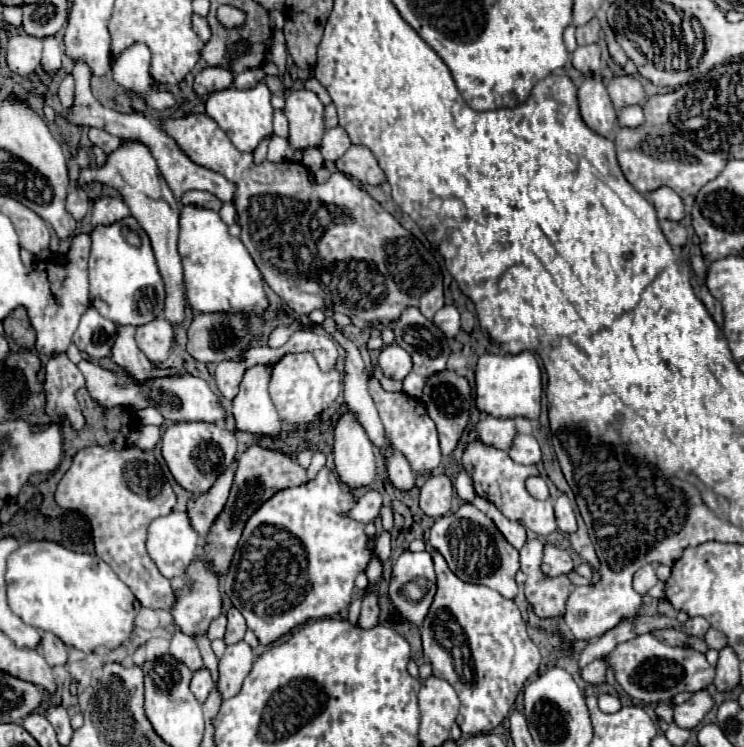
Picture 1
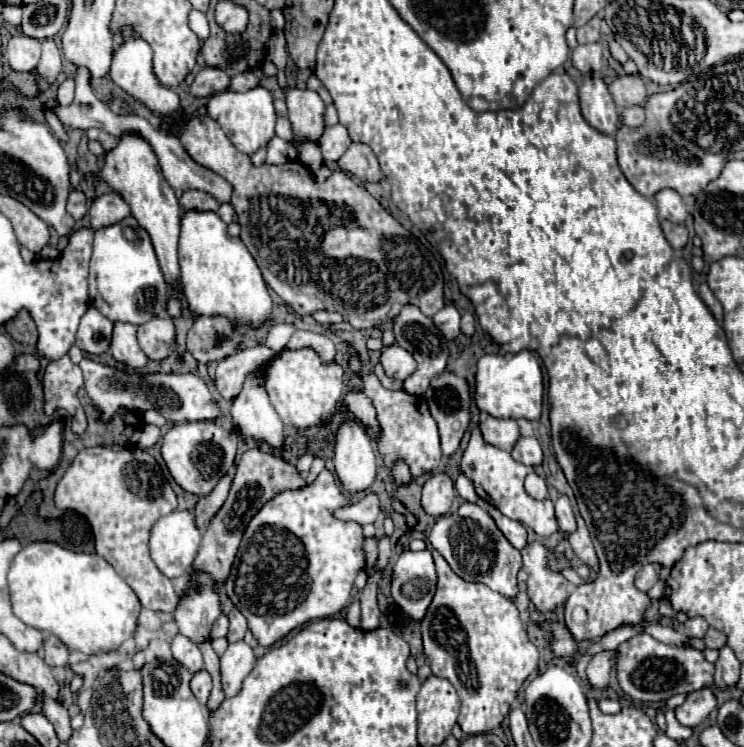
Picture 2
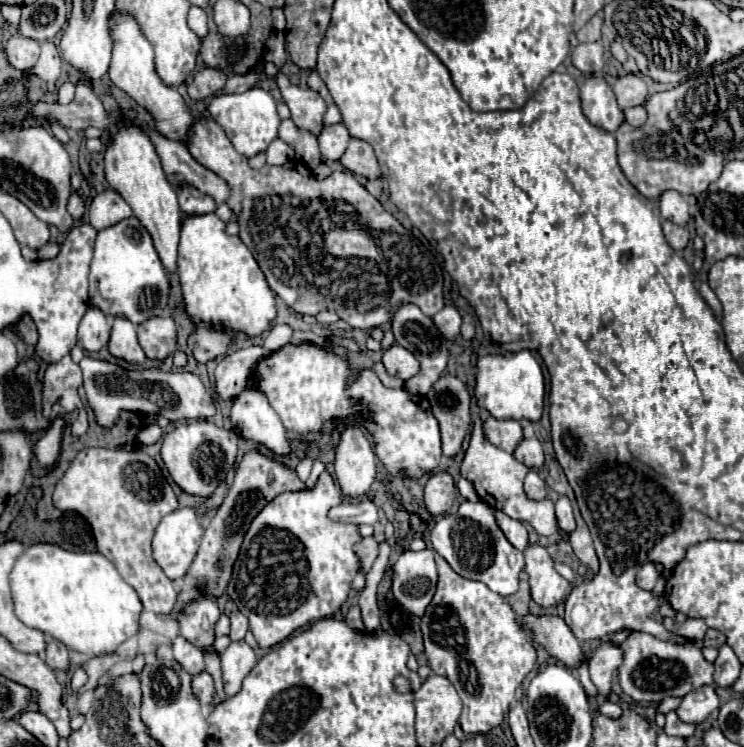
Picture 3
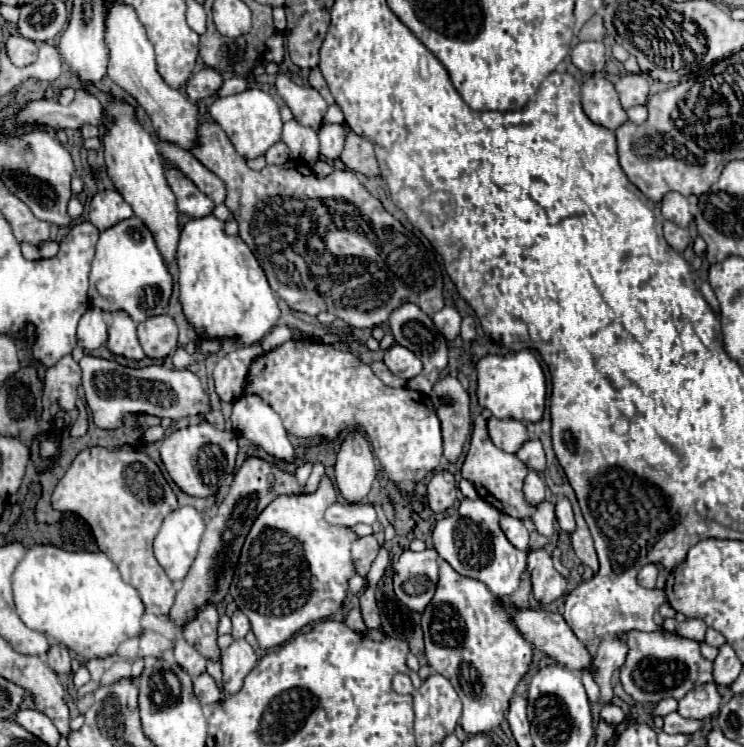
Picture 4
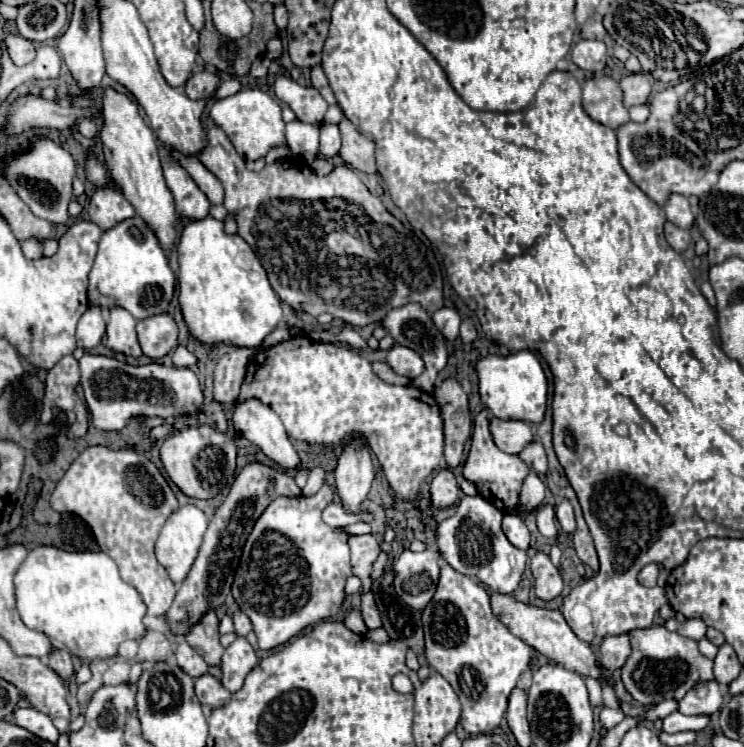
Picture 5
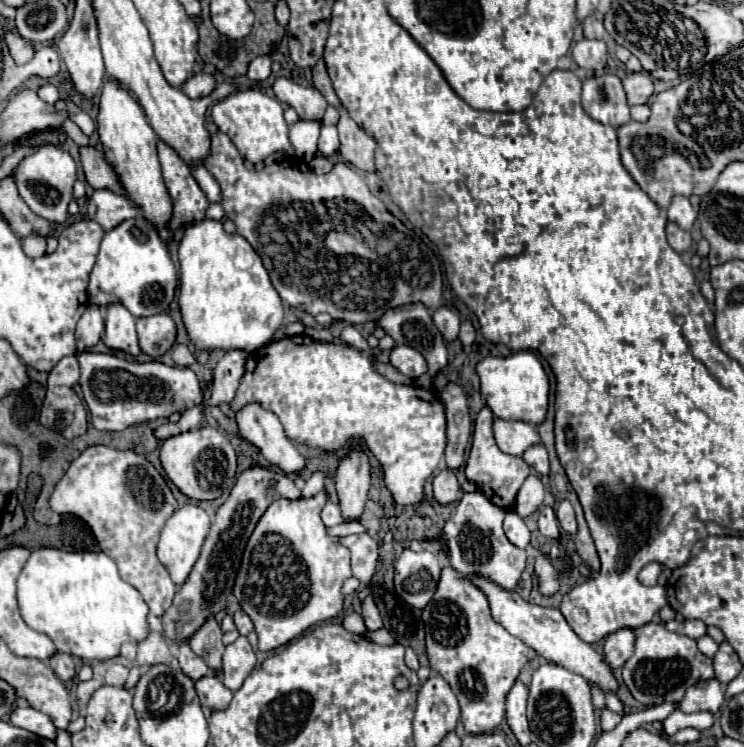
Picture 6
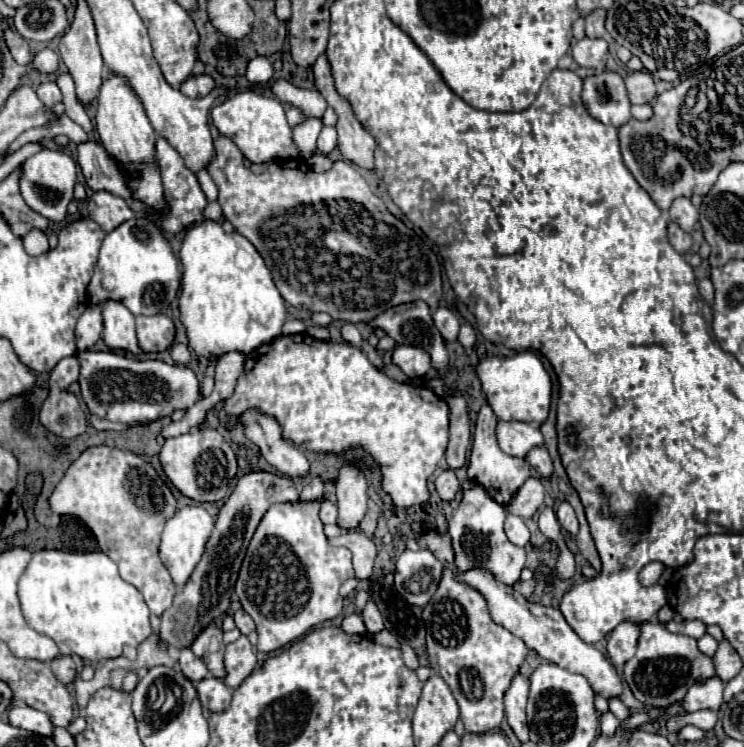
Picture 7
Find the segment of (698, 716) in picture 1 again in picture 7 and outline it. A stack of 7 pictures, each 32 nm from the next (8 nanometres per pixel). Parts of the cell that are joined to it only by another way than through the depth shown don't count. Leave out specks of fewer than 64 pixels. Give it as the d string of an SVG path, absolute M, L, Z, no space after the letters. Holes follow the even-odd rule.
M718 676L714 678L708 678L708 680L700 680L696 682L686 698L682 700L682 708L686 712L696 712L696 710L720 710L722 706L722 690L724 690L724 684Z

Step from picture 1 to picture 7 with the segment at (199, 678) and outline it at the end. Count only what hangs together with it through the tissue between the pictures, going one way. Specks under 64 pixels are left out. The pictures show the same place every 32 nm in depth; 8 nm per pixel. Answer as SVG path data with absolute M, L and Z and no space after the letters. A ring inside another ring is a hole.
M206 676L196 684L198 698L202 702L202 708L210 712L222 712L230 706L232 700L232 690L224 686L224 682L216 676Z

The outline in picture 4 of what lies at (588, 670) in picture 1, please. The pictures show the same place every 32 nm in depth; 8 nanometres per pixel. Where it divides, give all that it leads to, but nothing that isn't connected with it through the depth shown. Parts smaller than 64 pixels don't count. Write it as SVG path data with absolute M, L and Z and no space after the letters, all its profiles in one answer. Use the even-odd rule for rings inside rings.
M614 636L602 638L596 656L592 658L592 678L594 682L600 686L600 694L606 696L606 702L612 702L614 692L610 686L610 678L614 674L614 670L618 670L624 664L626 658L626 642L618 640Z

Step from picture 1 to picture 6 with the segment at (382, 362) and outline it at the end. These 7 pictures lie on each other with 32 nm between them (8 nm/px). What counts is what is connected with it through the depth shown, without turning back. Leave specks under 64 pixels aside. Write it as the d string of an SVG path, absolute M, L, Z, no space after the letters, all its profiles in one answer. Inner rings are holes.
M394 346L390 352L390 364L412 380L416 380L426 372L424 356L410 346Z

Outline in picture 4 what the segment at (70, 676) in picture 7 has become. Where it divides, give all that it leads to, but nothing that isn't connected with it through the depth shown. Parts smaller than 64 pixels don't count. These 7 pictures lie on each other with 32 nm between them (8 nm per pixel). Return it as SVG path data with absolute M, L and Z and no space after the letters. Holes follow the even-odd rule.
M50 644L48 652L46 652L46 662L58 674L70 674L70 656L68 656L68 648L66 646Z

